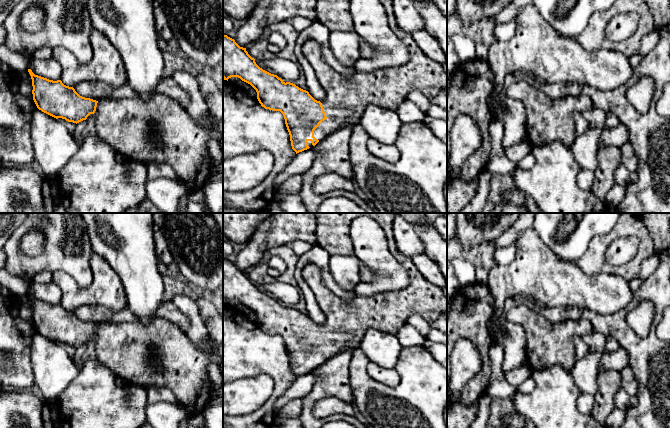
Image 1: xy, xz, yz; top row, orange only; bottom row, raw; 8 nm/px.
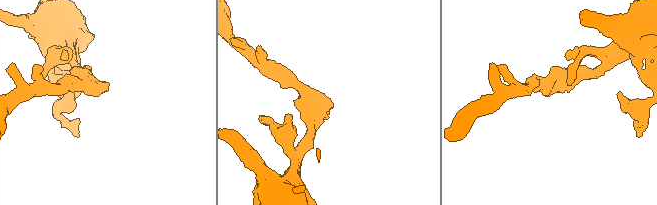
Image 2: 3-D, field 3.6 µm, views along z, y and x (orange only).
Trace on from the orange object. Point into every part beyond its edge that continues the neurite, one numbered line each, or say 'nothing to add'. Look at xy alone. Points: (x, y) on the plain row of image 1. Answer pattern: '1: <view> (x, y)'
1: xy (125, 348)

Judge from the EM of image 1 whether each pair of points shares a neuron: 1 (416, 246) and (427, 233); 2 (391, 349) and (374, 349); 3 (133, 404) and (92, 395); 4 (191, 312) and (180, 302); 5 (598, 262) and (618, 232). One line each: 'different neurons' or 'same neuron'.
1: different neurons
2: same neuron
3: same neuron
4: same neuron
5: same neuron

